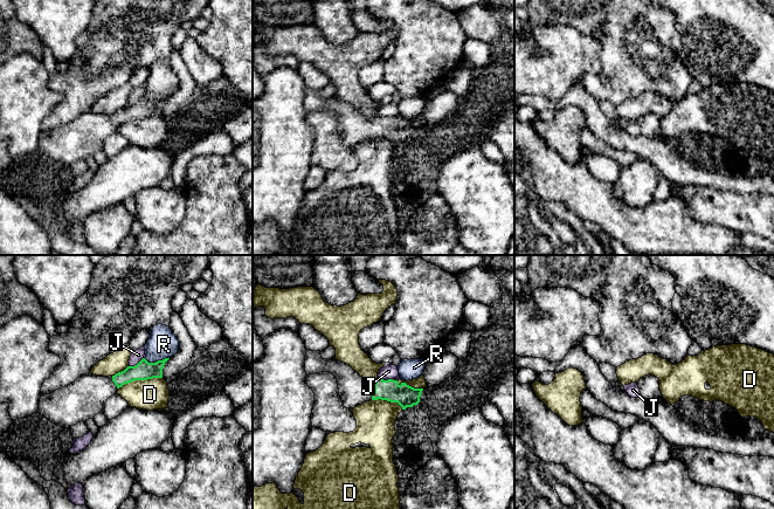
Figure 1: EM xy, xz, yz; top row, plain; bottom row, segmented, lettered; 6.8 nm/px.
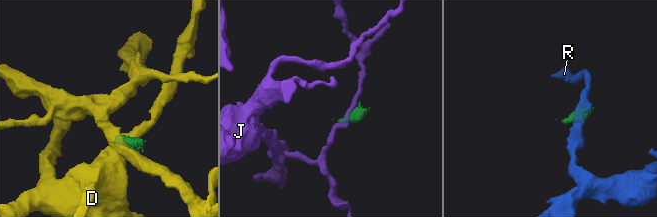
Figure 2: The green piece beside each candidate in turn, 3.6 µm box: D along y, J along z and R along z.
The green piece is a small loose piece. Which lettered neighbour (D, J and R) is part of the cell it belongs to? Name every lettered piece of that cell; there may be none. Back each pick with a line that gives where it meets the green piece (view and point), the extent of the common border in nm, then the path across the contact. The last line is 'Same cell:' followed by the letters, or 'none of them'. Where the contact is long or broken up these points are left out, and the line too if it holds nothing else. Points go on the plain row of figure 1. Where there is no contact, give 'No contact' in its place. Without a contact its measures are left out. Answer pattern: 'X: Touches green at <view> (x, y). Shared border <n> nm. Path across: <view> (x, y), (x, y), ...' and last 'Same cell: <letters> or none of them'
Same cell: none of them

